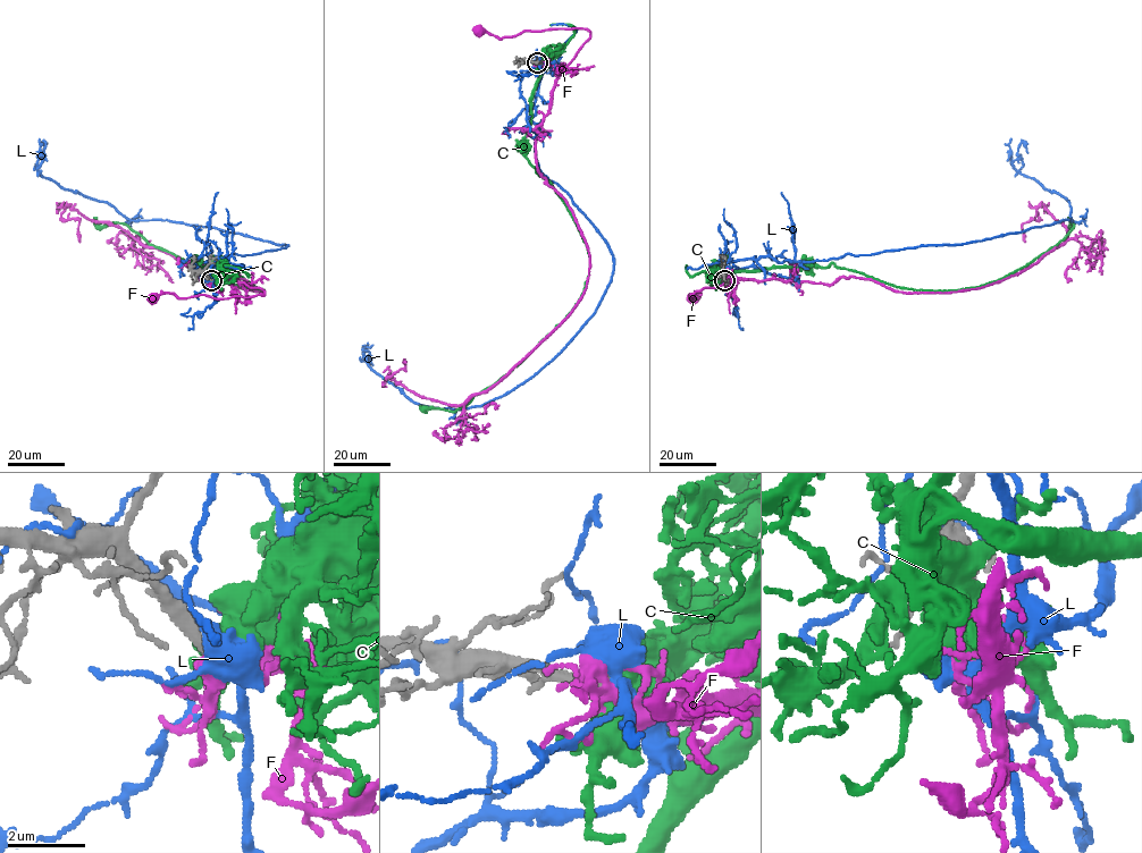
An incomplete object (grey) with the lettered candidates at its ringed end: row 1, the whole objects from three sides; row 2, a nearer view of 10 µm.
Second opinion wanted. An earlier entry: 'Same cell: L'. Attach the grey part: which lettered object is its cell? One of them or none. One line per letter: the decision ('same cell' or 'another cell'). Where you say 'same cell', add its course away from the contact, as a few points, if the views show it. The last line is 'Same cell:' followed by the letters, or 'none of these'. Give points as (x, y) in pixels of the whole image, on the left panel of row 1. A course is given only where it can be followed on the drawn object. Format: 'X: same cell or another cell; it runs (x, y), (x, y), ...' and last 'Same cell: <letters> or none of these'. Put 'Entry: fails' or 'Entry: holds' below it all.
C: another cell
F: same cell; it runs (211, 280), (231, 272), (236, 279), (265, 293), (226, 298), (204, 295), (178, 297), (162, 293), (153, 300)
L: another cell
Same cell: F
Entry: fails

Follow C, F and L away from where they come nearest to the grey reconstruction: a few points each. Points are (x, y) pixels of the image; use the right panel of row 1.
C: (724, 279), (729, 269), (833, 263), (906, 288), (979, 287), (1057, 245), (1073, 227), (1067, 217)
F: (724, 280), (727, 272), (731, 279), (716, 287), (696, 290), (691, 298), (700, 294), (695, 293), (693, 300)
L: (723, 280), (738, 260), (959, 245), (1072, 220), (1064, 197), (1015, 169), (1021, 143), (1027, 153)

